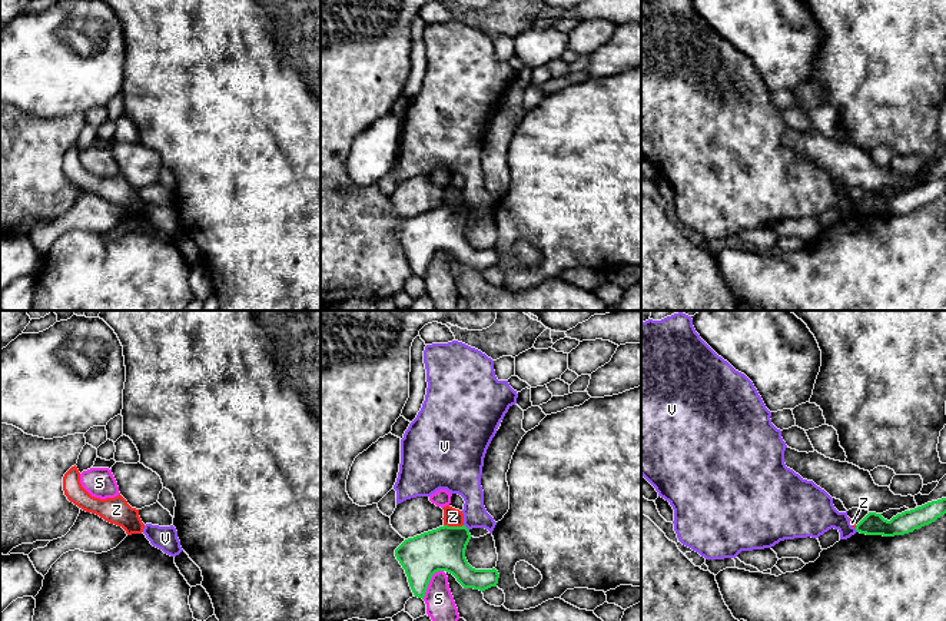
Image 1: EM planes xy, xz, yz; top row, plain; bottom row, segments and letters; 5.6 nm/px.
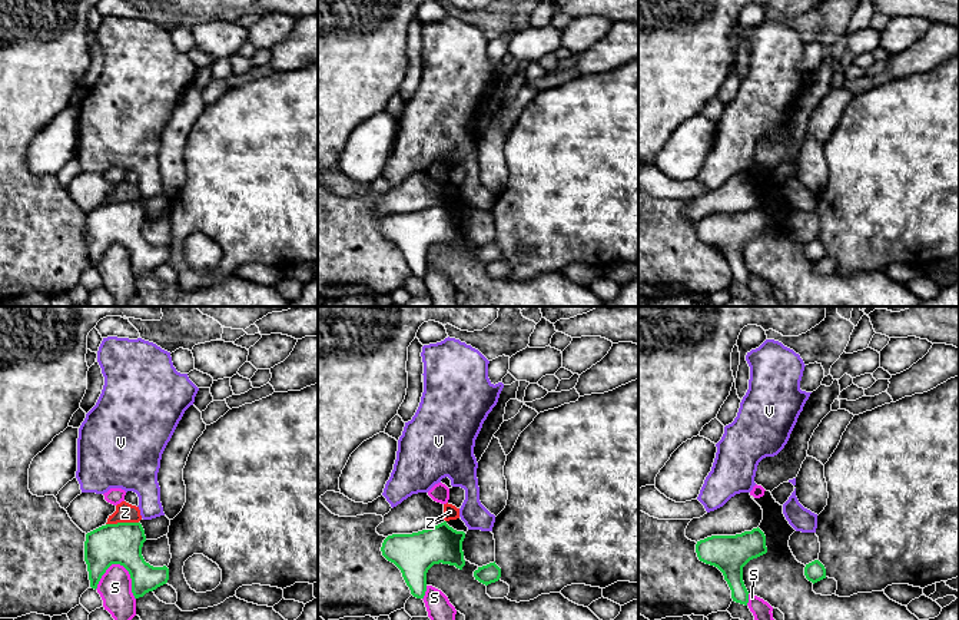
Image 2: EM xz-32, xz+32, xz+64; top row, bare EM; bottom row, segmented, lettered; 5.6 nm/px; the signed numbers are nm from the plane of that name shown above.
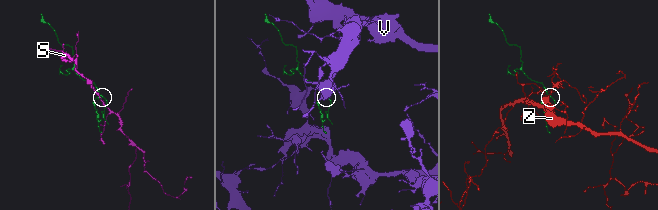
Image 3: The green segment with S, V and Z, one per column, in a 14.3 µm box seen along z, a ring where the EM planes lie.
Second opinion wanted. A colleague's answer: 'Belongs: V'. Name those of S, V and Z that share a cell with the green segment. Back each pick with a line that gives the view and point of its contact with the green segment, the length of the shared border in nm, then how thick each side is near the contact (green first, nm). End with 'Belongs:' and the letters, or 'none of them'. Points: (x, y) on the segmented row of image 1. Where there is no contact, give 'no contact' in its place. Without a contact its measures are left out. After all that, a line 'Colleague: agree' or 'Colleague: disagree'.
Belongs: none of them
Colleague: disagree

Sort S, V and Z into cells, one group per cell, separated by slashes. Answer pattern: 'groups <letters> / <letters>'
groups S / V / Z

